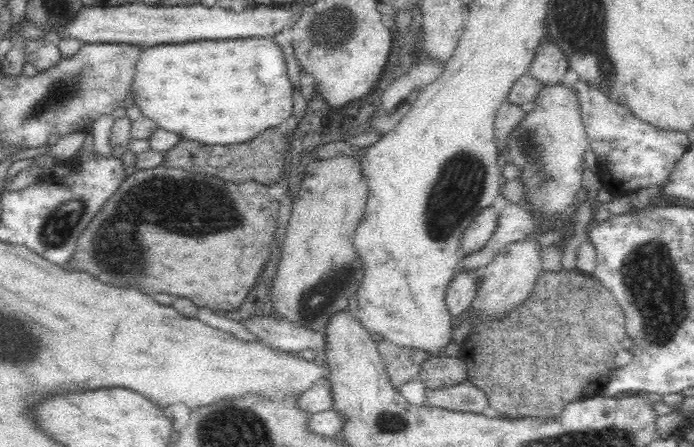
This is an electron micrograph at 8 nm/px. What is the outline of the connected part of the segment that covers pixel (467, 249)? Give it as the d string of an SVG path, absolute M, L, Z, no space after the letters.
M488 206L482 208L482 212L474 217L474 220L468 225L459 240L460 251L464 255L478 252L492 238L499 217L497 212L498 210Z

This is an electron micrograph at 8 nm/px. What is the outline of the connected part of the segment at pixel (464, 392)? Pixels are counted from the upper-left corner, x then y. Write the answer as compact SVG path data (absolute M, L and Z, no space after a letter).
M469 379L452 386L427 390L425 395L426 404L431 408L444 408L452 412L483 414L489 406L485 392Z

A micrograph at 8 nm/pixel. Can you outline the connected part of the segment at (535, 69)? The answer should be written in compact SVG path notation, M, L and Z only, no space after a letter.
M545 39L537 47L527 72L534 75L534 78L550 85L561 83L568 70L568 59L562 49L554 42Z

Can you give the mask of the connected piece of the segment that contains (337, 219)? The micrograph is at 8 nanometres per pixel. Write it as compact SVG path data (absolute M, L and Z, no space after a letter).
M354 155L316 159L304 168L297 193L293 198L291 215L285 232L284 254L278 266L278 274L272 280L274 284L272 304L276 310L274 313L298 325L322 331L325 330L332 315L348 309L348 298L355 296L356 288L362 284L362 276L364 276L364 262L360 262L354 250L352 236L358 228L358 222L364 216L366 200L368 200L368 185L362 174L360 161Z

